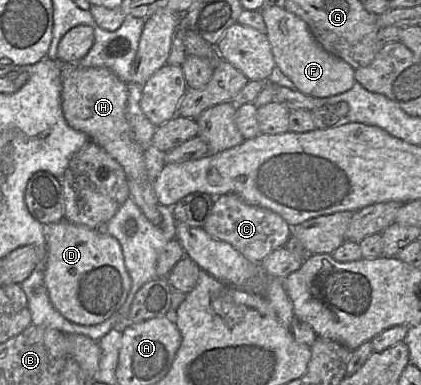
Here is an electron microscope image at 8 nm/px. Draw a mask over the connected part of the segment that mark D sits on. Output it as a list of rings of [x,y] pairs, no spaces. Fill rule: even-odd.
[[[65,220],[44,226],[44,233],[44,283],[53,307],[65,319],[81,326],[94,326],[114,315],[125,302],[131,287],[119,242],[103,230]]]

